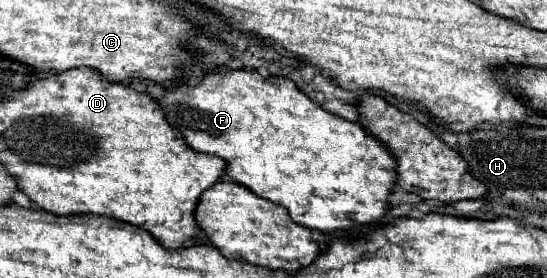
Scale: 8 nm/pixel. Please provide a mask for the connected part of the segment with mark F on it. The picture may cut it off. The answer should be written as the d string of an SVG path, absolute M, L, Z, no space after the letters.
M214 68L208 70L202 76L202 82L198 86L176 86L176 88L168 88L164 98L156 98L158 106L162 108L166 120L170 126L174 126L182 136L184 142L194 150L194 152L206 152L206 154L214 154L218 158L222 158L226 162L226 174L246 186L248 190L252 190L256 196L262 196L274 204L280 204L288 210L290 218L306 228L316 228L320 232L334 232L334 230L342 230L342 228L352 228L352 226L362 226L362 224L372 224L376 220L380 220L384 216L384 212L388 210L386 198L390 194L390 188L394 186L394 176L396 176L396 164L394 158L390 156L390 152L386 152L384 144L372 140L362 126L358 126L356 122L348 122L342 120L330 112L326 112L324 108L316 106L304 92L300 92L296 88L296 84L288 78L278 78L278 76L268 76L266 80L252 70L224 70L224 68Z

